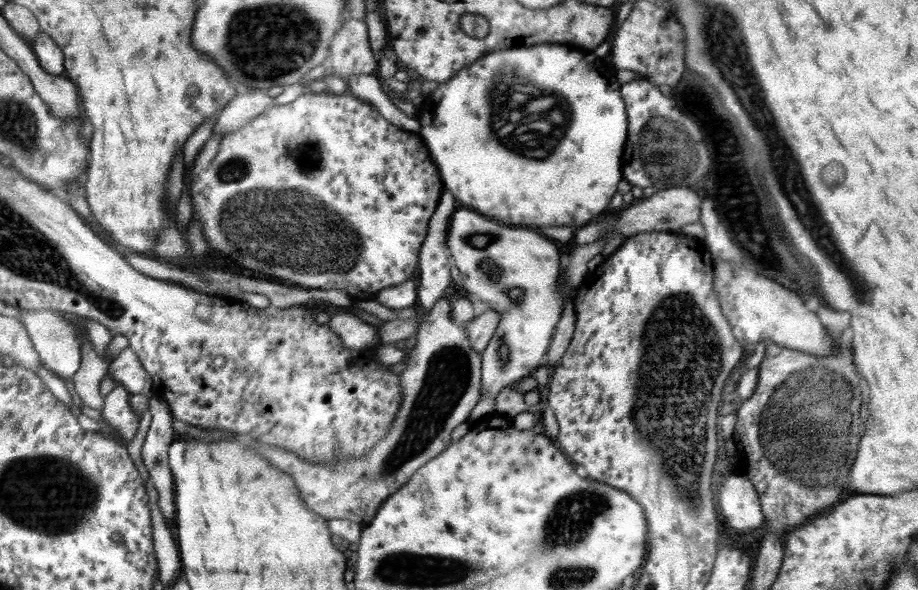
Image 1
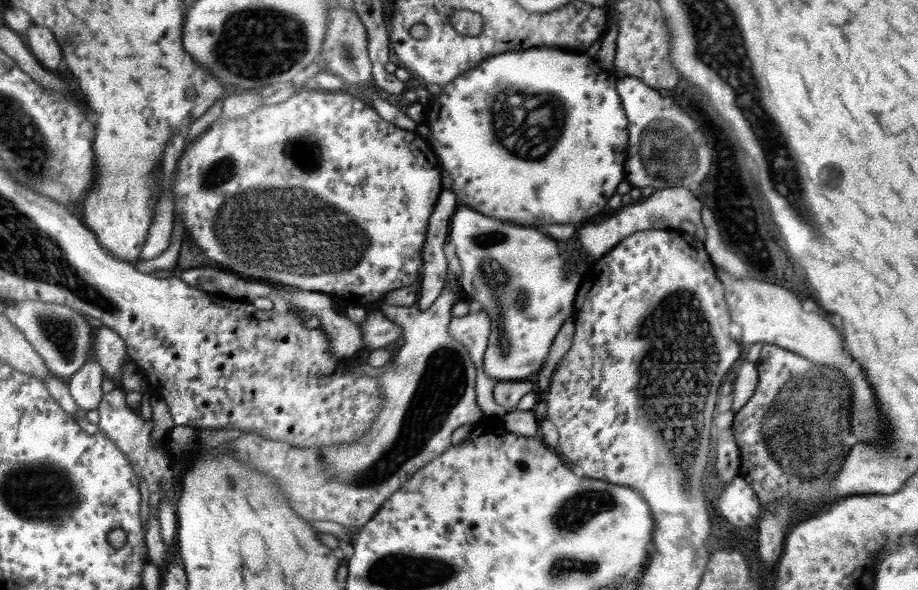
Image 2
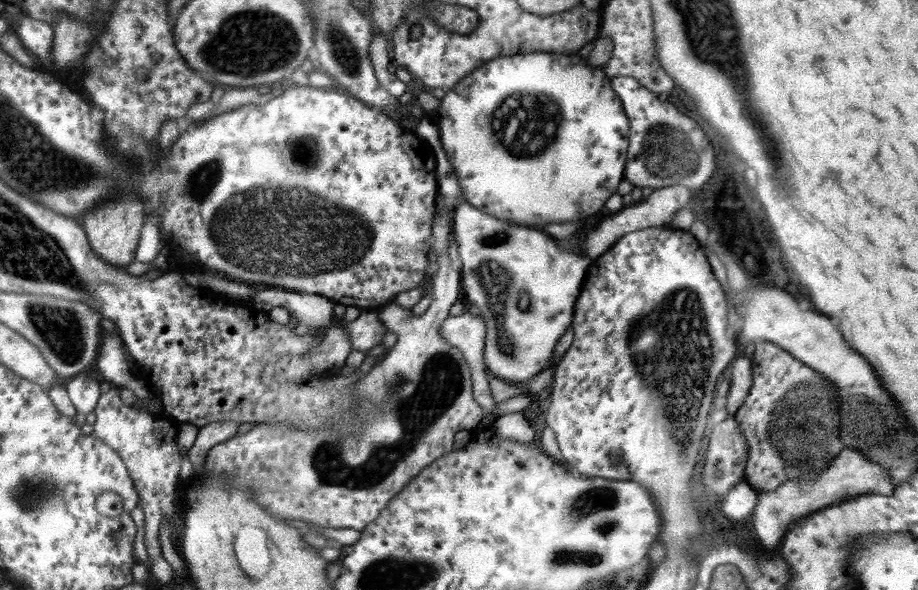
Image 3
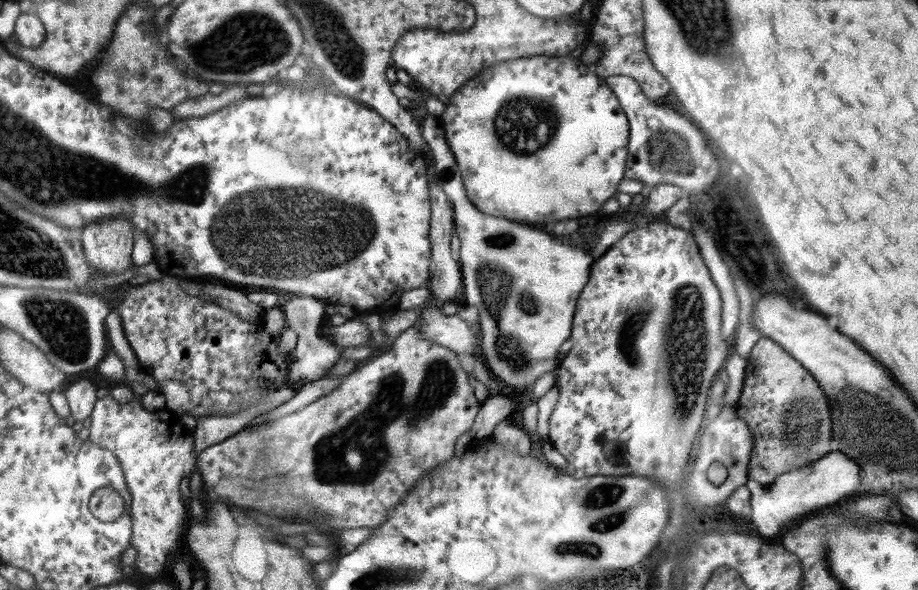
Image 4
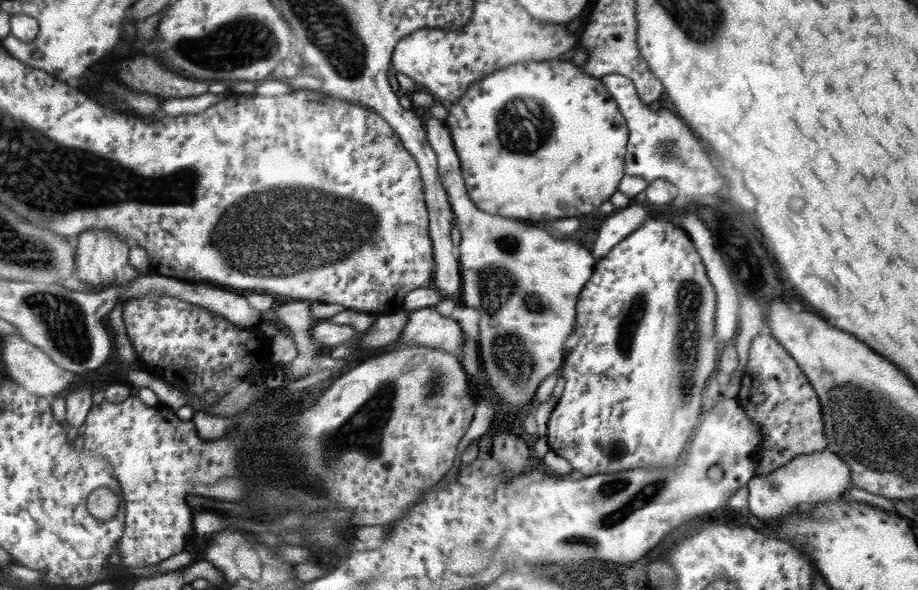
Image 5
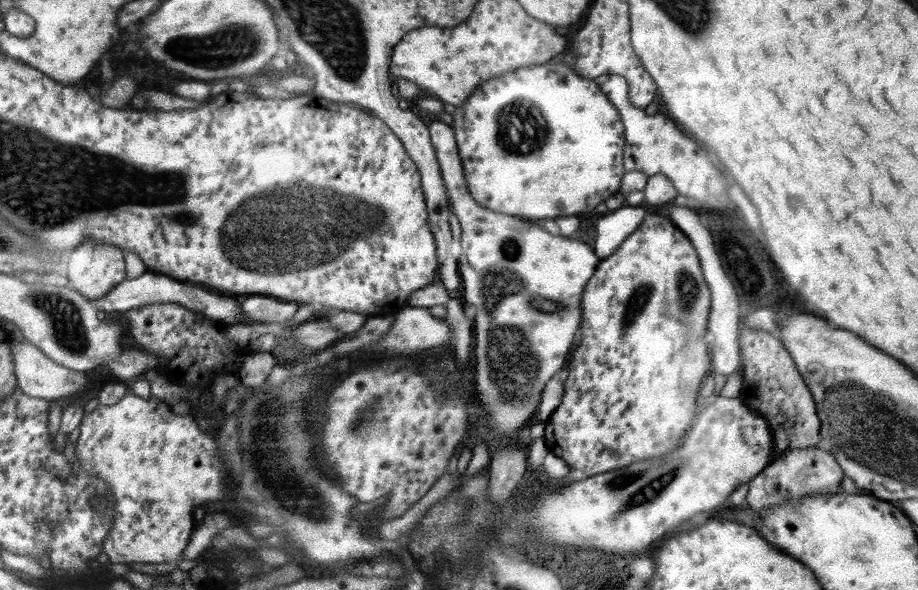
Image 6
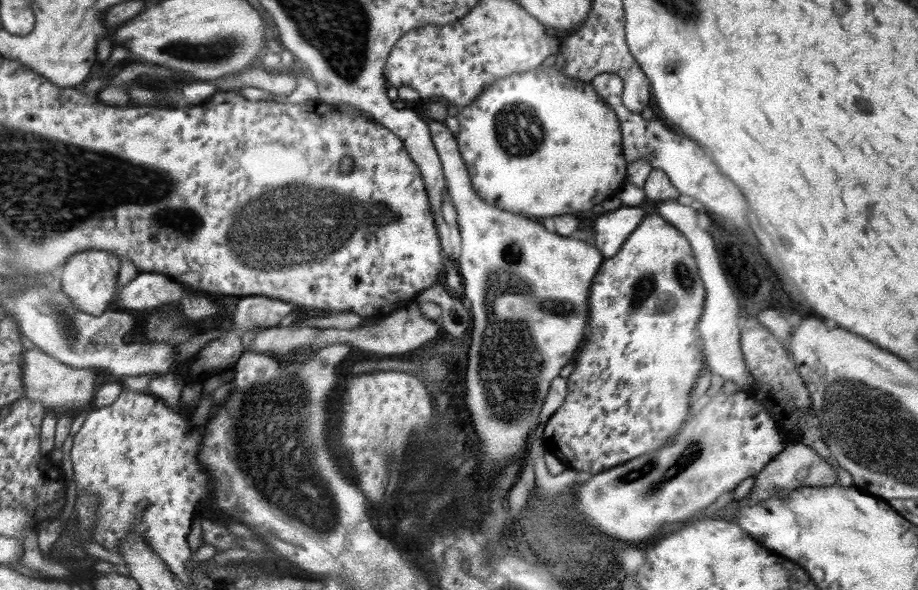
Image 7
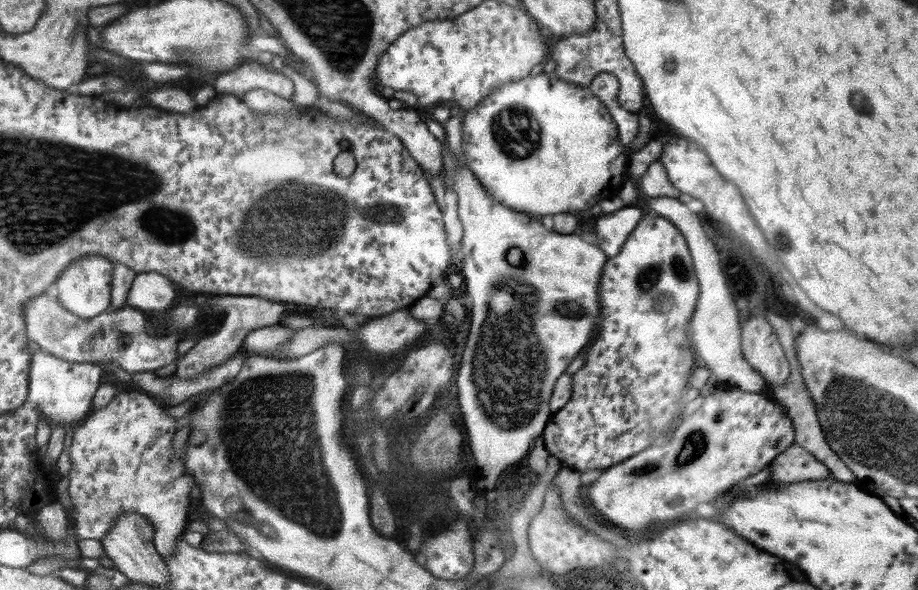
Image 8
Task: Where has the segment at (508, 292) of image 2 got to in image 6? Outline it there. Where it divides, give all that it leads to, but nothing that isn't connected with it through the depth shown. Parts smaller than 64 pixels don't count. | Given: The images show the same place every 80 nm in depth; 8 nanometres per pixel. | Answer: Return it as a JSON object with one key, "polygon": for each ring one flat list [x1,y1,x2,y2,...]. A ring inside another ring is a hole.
{"polygon":[[441,120,433,121,428,128,450,209,461,224,463,254,457,263,464,300,476,308,473,325,476,346,472,359,476,401,488,412,487,426,492,433,518,432,519,428,536,421,534,411,539,407,545,384,569,360,582,312,580,308,566,308,566,304,580,306,584,284,600,260,595,250,584,242,552,236,540,226,474,202,468,194,453,128],[508,276,516,276,516,280,508,280],[532,294,550,304,556,302,558,310,540,312,532,306]]}

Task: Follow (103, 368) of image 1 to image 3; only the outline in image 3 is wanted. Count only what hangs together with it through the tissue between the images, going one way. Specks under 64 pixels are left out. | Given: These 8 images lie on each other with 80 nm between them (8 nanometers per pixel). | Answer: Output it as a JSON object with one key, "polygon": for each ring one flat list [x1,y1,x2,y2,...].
{"polygon":[[82,370,66,384,65,388,77,414,87,415,96,408,101,395,100,383,88,371]]}

